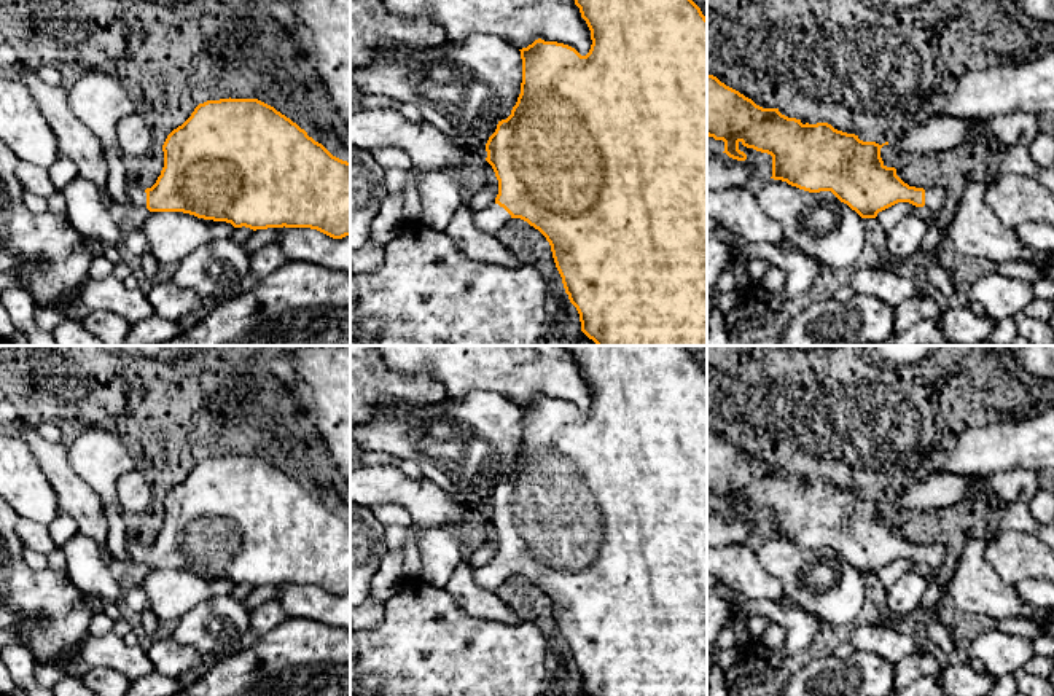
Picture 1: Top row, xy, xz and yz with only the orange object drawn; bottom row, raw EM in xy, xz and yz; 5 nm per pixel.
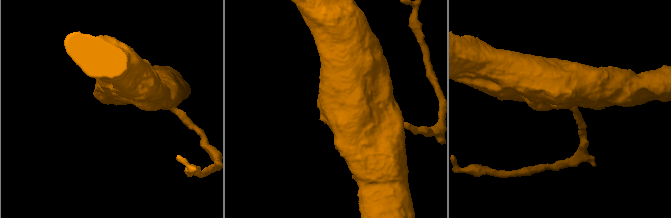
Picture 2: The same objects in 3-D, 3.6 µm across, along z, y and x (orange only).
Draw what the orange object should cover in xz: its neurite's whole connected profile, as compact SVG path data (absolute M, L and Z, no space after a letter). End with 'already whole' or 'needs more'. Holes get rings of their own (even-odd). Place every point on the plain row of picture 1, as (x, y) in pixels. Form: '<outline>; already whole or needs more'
M567 346L567 349L573 354L591 387L591 406L586 413L581 413L568 401L541 395L519 406L522 416L521 451L511 471L498 478L495 489L486 500L486 518L492 522L498 537L498 551L490 562L474 570L474 580L479 586L497 591L511 575L521 575L546 594L565 650L580 671L581 688L589 696L707 696L707 374L685 346Z; needs more

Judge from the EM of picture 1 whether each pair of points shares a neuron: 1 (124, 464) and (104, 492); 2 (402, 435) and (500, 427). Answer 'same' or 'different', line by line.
1: same
2: same

